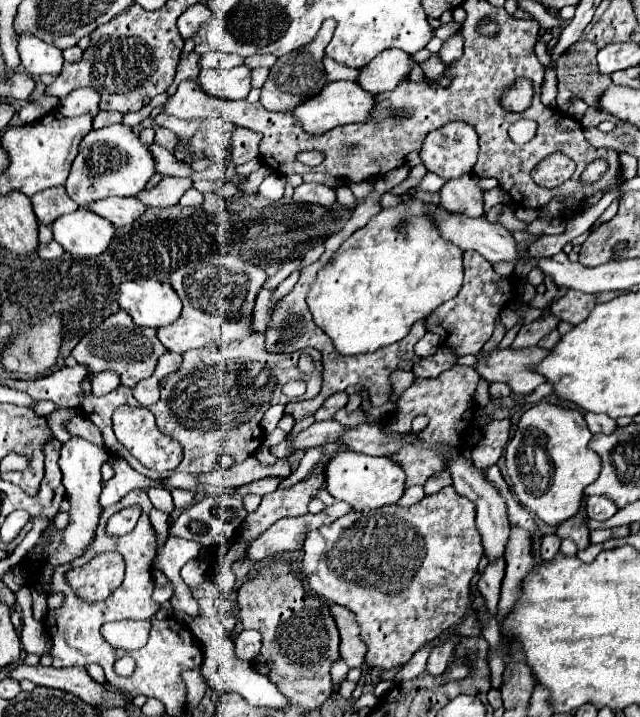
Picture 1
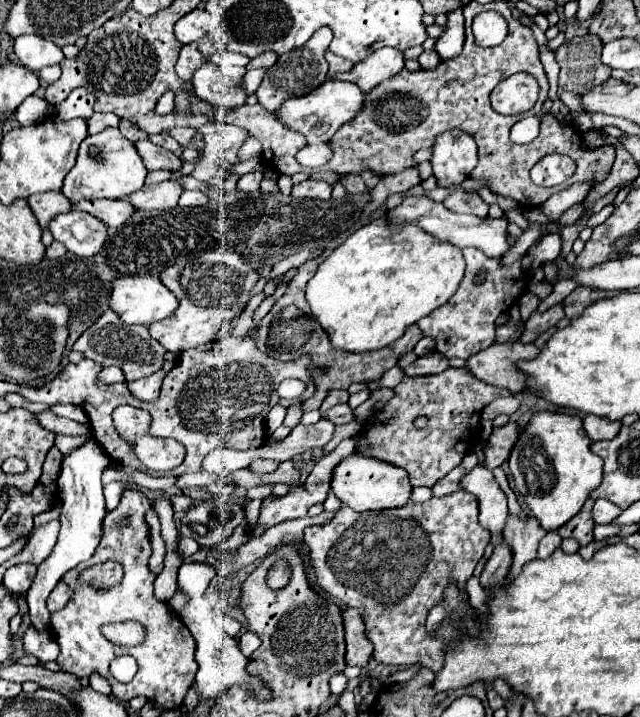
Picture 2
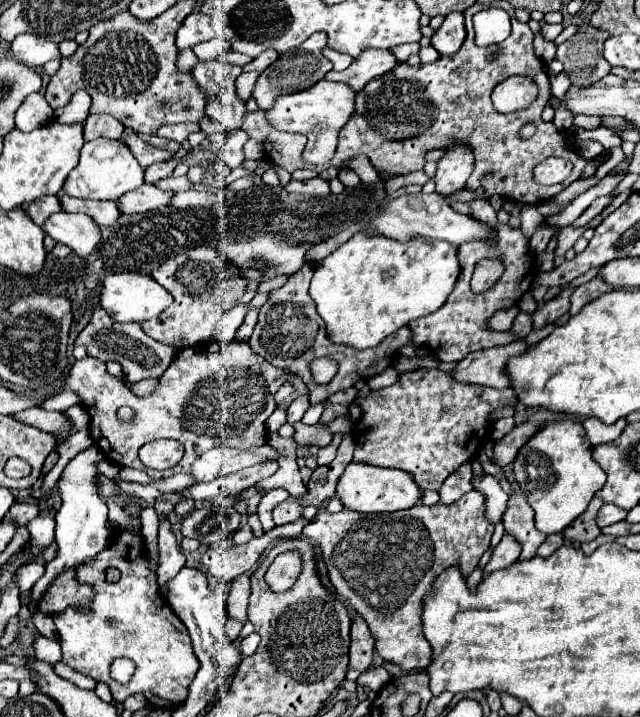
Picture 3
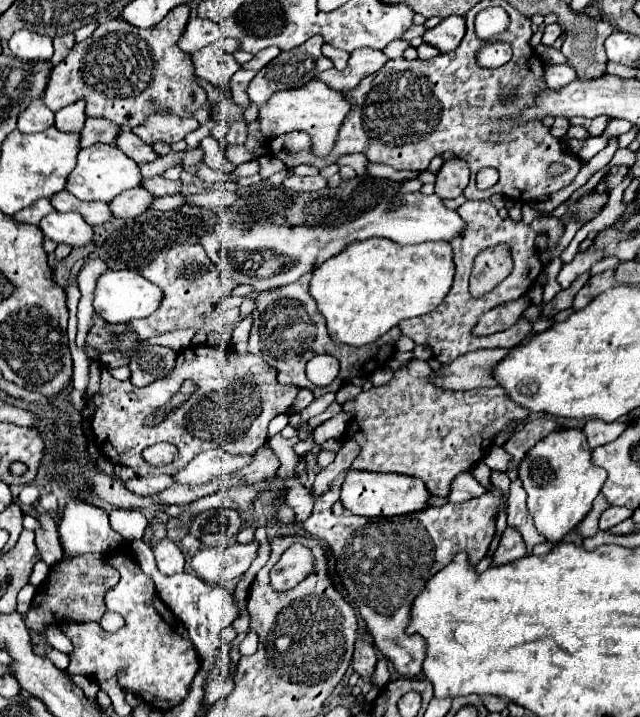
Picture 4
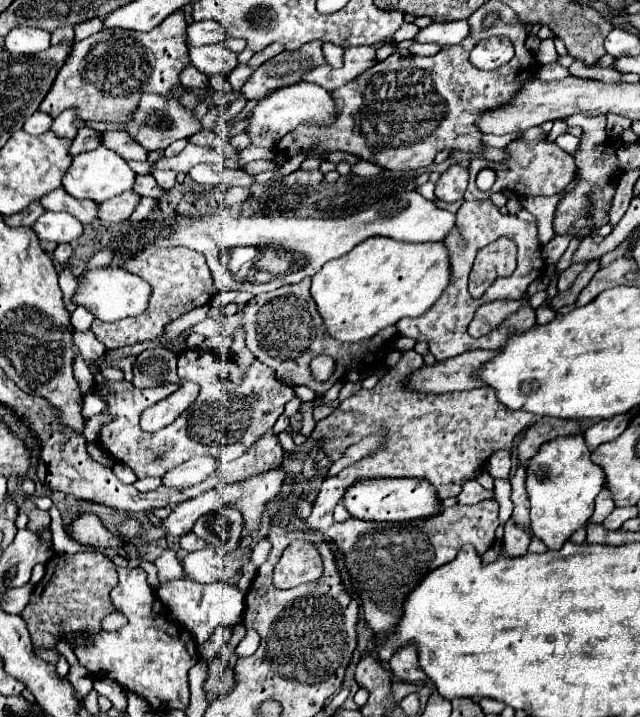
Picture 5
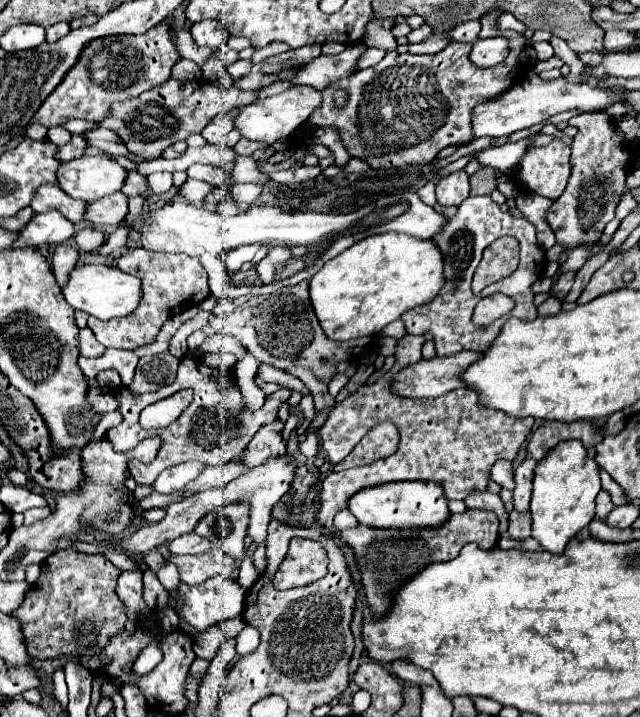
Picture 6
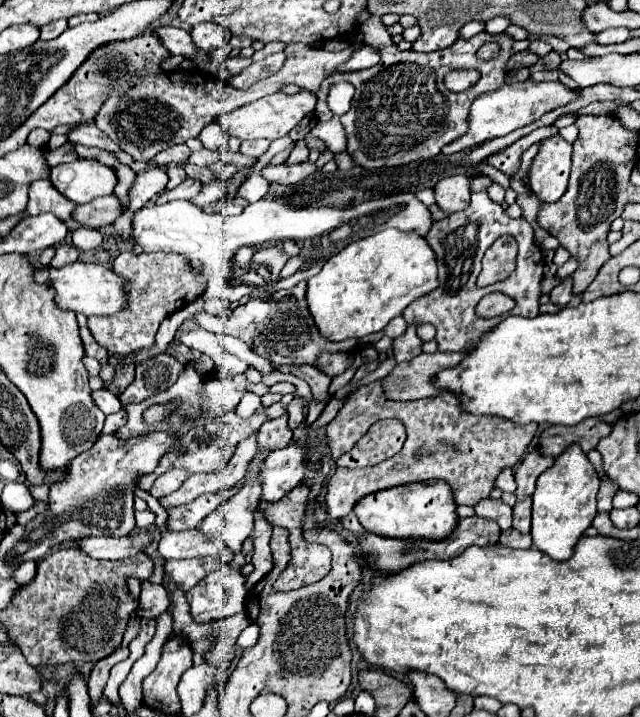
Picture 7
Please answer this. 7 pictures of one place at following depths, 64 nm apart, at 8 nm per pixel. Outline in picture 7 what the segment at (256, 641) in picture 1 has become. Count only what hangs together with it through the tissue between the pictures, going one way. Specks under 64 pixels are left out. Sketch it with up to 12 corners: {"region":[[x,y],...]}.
{"region":[[250,624],[238,636],[236,644],[242,650],[258,642],[258,626]]}

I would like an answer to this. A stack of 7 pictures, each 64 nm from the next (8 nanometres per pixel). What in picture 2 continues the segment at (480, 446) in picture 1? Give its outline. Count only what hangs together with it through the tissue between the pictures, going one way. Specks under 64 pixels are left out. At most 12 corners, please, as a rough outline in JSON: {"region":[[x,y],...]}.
{"region":[[514,422],[496,426],[482,448],[486,468],[508,460],[516,444]]}

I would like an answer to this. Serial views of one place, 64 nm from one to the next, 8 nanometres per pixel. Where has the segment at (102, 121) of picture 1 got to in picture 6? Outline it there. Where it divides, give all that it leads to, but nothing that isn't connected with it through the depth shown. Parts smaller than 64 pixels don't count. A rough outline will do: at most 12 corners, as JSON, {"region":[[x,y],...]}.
{"region":[[84,134],[60,148],[62,162],[80,158],[90,148]]}

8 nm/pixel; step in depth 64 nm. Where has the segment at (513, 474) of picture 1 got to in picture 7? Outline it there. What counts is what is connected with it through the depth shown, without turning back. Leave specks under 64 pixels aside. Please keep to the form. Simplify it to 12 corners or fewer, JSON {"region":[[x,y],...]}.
{"region":[[578,444],[540,474],[534,546],[554,560],[596,516],[600,478]]}

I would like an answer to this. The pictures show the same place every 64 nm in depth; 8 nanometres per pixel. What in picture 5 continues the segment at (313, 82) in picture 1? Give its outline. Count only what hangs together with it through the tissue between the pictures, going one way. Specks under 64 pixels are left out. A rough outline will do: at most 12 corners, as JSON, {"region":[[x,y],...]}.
{"region":[[322,42],[264,62],[244,84],[248,100],[302,82],[324,66]]}

